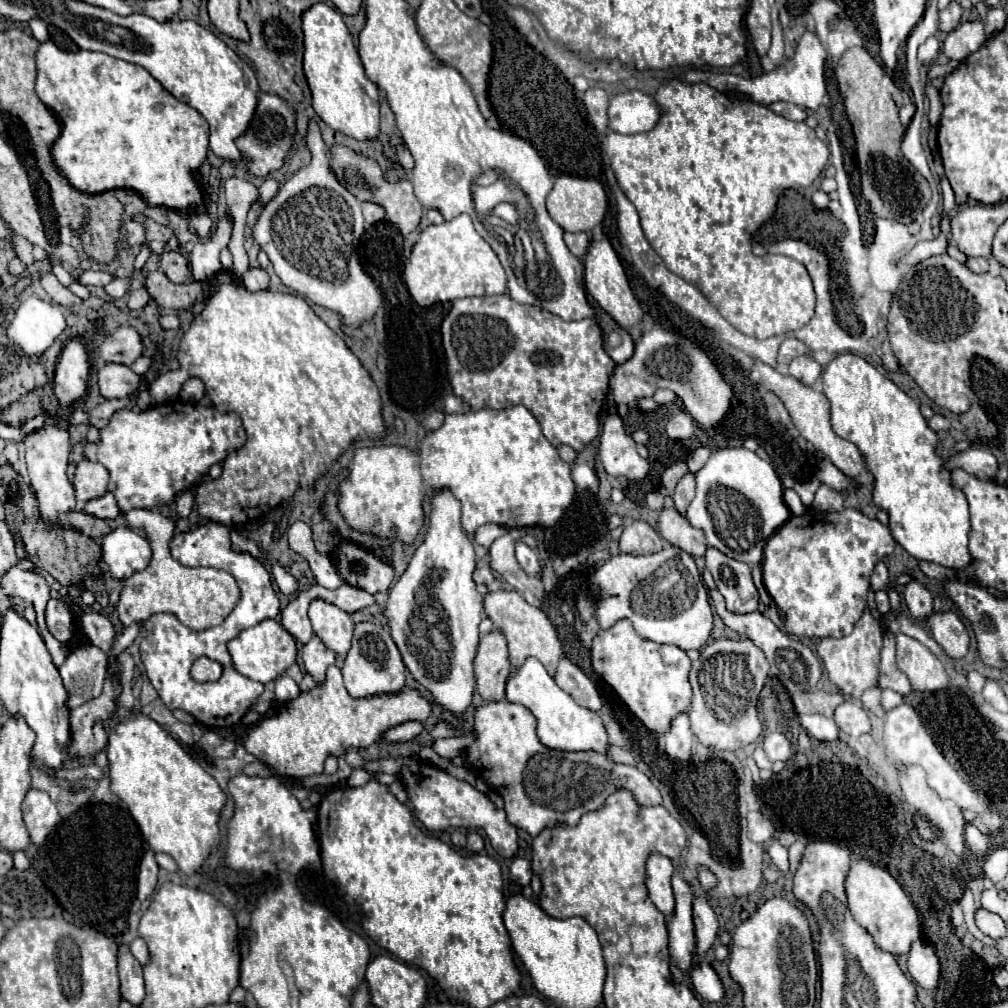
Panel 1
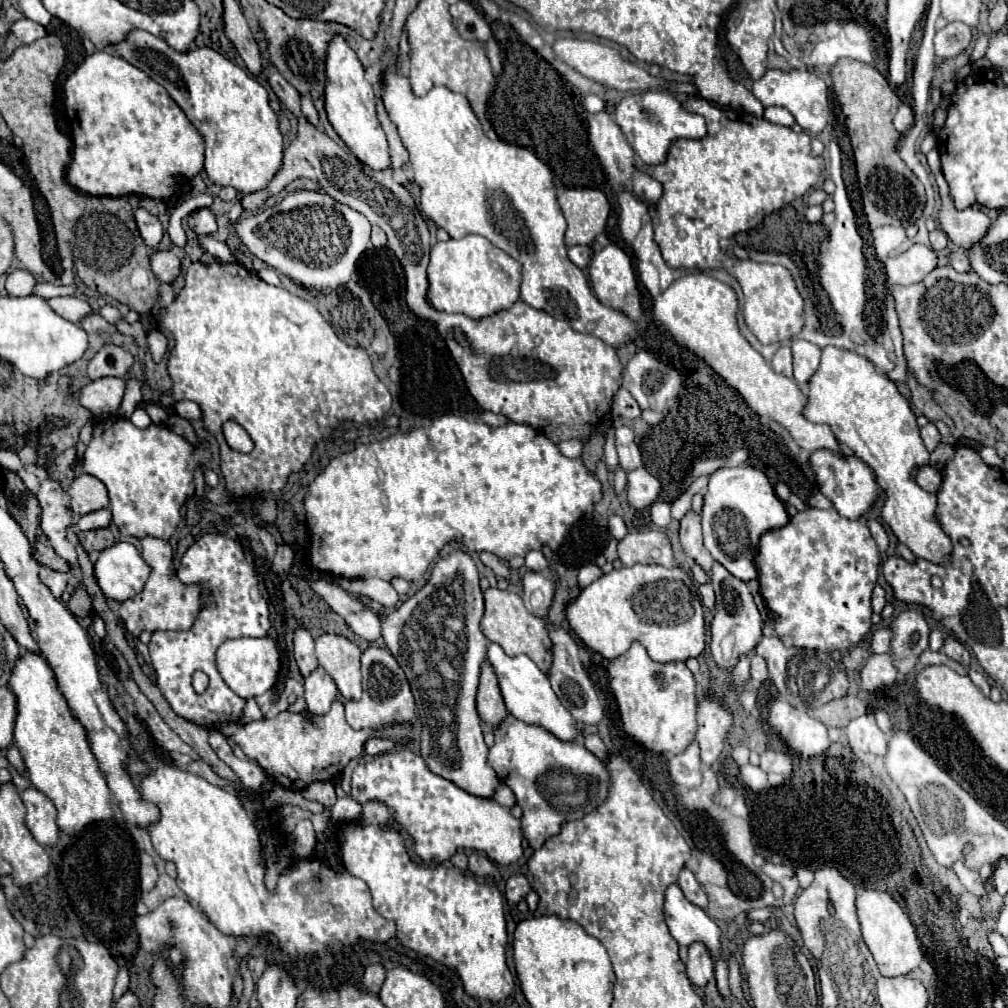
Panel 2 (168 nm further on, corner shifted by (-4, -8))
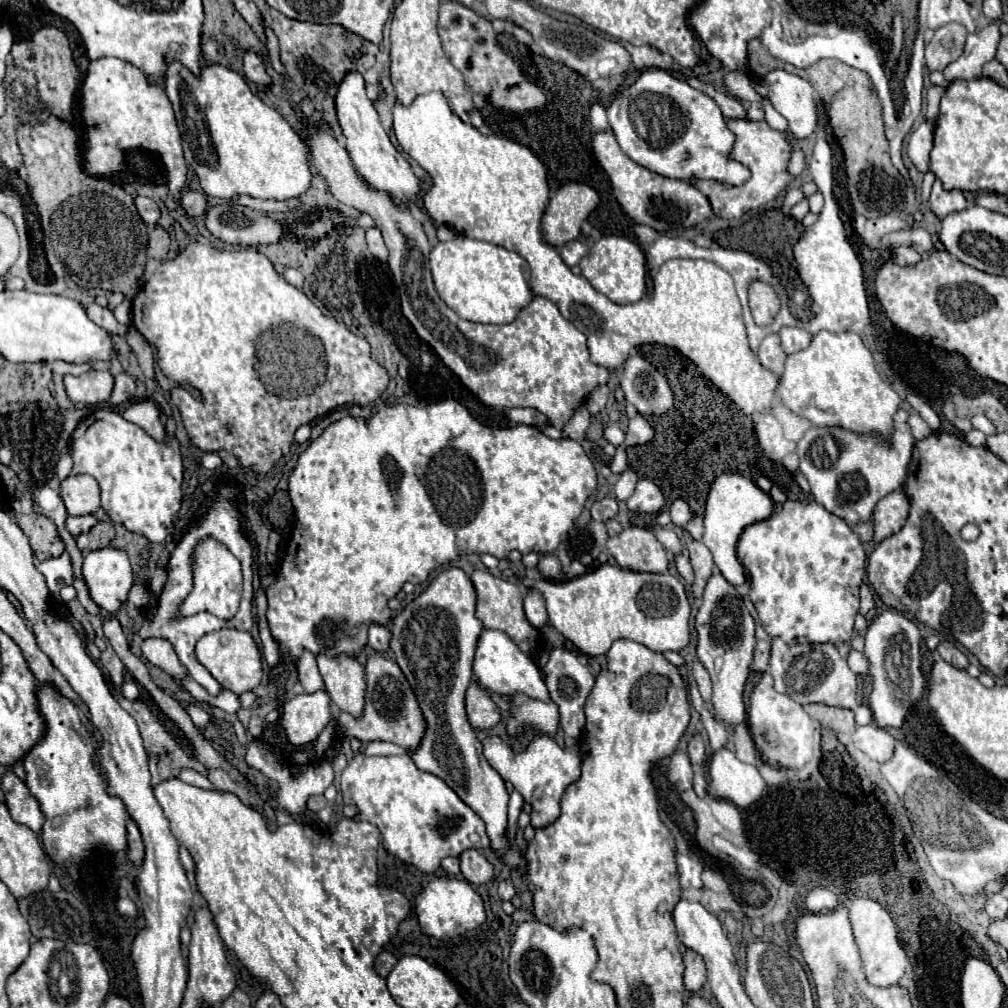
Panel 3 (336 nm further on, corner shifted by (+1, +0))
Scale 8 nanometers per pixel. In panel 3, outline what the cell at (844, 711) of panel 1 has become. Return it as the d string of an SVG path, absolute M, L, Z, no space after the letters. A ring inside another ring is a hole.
M877 724L857 726L853 734L853 744L879 764L885 764L887 760L891 760L895 750L895 738L887 730L879 728Z

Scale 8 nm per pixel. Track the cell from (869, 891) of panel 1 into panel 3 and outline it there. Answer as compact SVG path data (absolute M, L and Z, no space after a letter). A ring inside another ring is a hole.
M857 898L847 908L849 908L851 926L853 926L853 936L859 946L859 952L861 952L867 982L873 986L879 986L879 988L895 986L901 980L901 976L905 974L909 958L905 954L905 950L901 948L901 942L897 938L897 928L893 924L889 912L871 898Z

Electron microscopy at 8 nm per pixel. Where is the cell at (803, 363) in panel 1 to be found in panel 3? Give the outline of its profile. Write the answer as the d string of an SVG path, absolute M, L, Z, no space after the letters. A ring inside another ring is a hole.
M797 326L781 328L779 336L781 336L781 346L787 354L807 348L807 344L811 342L811 334L805 328L797 328Z

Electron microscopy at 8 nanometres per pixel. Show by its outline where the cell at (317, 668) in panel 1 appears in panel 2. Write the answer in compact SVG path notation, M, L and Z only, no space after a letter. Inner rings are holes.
M318 666L306 676L304 686L306 686L306 708L314 714L326 714L332 700L338 696L338 688L332 676L328 676L328 672L324 672L324 668Z

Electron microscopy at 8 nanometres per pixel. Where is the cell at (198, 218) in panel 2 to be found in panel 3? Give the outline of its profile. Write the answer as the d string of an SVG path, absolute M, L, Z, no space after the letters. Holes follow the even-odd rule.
M187 190L181 196L181 206L185 208L187 216L203 216L203 212L207 208L207 198L205 198L203 192Z

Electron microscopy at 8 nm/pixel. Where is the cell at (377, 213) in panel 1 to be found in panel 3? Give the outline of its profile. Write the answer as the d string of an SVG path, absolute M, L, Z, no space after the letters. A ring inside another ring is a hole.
M369 228L366 231L366 243L373 258L377 258L379 262L387 262L387 248L385 248L385 242L383 242L383 236L379 229Z

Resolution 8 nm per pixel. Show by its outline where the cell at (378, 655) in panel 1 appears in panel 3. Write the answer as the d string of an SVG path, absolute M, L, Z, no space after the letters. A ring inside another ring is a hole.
M375 654L367 660L365 666L365 680L367 680L367 694L365 694L365 714L355 720L351 714L343 712L337 718L337 736L339 738L357 738L361 742L373 742L373 740L385 740L393 742L407 752L415 752L421 744L421 738L425 734L427 722L419 708L419 702L397 666L393 658L387 658L383 654Z

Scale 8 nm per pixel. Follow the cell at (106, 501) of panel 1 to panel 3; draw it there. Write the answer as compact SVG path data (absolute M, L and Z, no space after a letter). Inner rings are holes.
M69 516L67 518L67 530L69 530L69 534L73 534L75 538L79 536L79 534L83 534L83 532L87 532L89 528L93 528L97 524L97 520L95 520L95 516Z

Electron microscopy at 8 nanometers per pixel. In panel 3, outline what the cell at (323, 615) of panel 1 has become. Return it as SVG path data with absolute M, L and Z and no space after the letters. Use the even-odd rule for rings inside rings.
M319 656L317 664L331 700L343 712L349 712L351 716L359 718L363 714L365 688L367 688L363 666L349 656L337 656L335 660Z

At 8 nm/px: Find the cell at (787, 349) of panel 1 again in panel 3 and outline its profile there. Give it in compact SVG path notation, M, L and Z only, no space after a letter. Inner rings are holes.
M769 334L767 338L763 338L759 350L757 350L757 358L763 364L763 368L779 374L783 372L783 356L787 356L781 348L781 340L779 334Z

